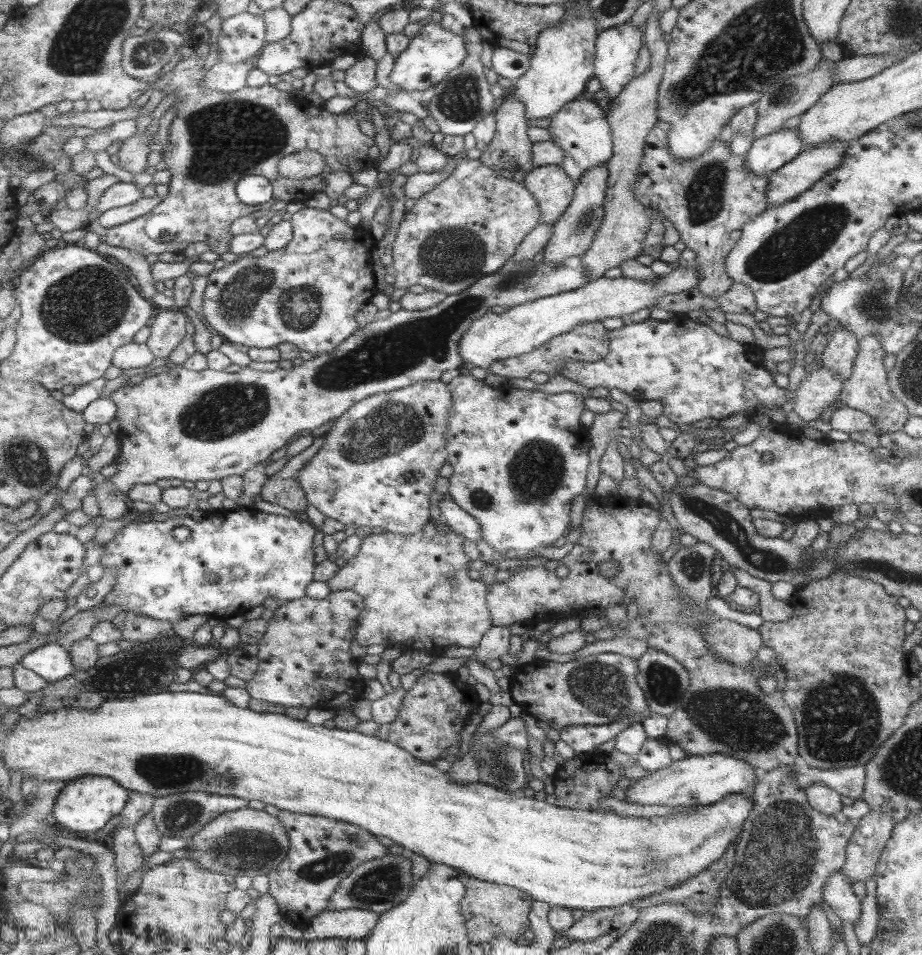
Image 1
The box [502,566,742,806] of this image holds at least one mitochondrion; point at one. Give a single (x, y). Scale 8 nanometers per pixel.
(601, 686)

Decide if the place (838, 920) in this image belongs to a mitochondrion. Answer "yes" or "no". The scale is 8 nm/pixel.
no

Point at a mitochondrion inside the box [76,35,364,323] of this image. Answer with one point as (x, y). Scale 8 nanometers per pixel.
(245, 135)

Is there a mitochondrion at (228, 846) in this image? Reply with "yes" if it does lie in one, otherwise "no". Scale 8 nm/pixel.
yes

